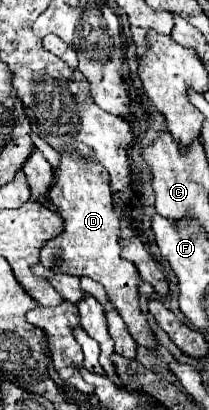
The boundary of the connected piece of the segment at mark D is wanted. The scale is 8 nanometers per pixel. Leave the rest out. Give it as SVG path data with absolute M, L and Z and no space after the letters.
M64 153L60 167L54 171L54 181L56 183L50 187L48 199L64 219L64 233L42 247L40 263L52 271L60 269L66 275L86 275L98 281L106 289L108 299L116 305L116 311L122 315L134 341L154 351L158 347L158 341L138 305L140 275L134 263L120 257L120 221L112 207L108 171L104 171L100 163L92 163L78 153Z

